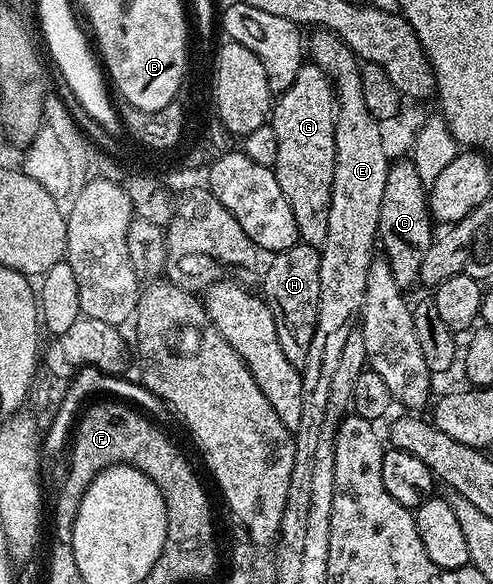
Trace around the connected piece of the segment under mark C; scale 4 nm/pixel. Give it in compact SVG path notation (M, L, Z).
M396 159L388 167L385 192L381 194L377 240L381 250L383 246L382 255L393 274L393 282L399 288L410 290L419 284L421 258L425 258L425 250L429 250L433 239L431 224L433 225L433 217L429 207L429 196L413 160Z

